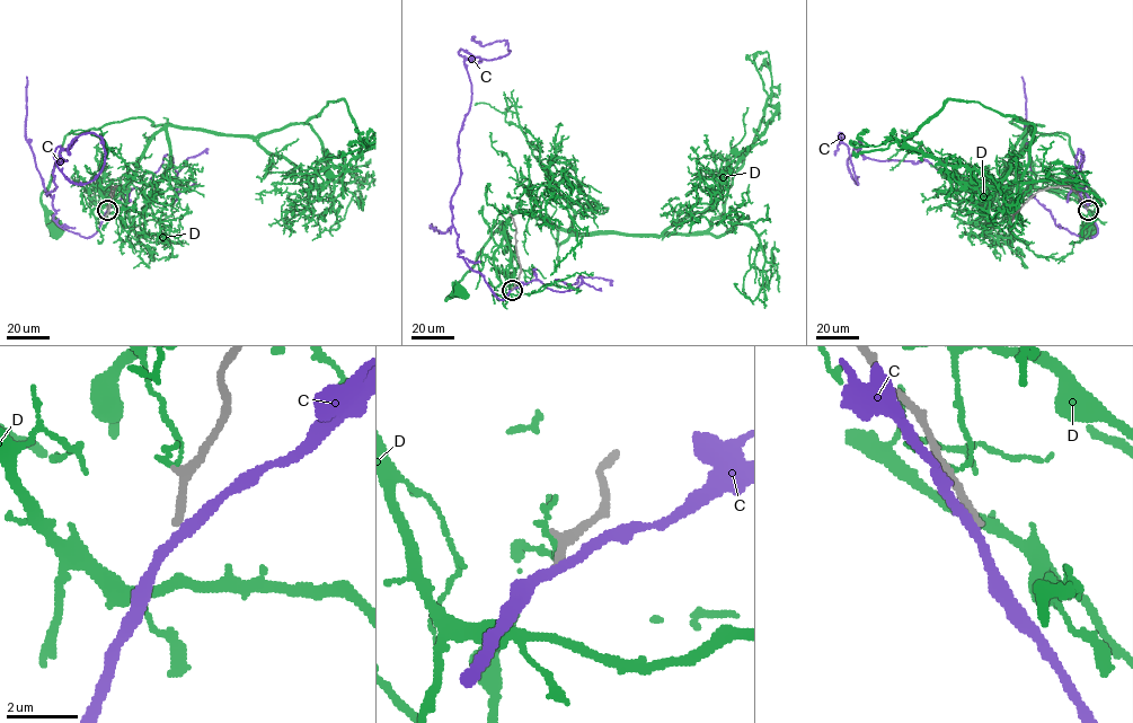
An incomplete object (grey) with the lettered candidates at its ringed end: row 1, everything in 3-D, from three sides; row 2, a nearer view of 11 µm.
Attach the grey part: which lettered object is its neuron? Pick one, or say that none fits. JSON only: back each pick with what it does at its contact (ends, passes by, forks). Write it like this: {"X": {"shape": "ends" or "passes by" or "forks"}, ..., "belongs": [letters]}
{"belongs": []}

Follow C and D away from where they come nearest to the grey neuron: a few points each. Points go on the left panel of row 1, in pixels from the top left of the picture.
C: (107, 209), (86, 238), (53, 218), (56, 148), (62, 174), (86, 184), (103, 142), (82, 134), (70, 155)
D: (107, 206), (100, 192), (108, 199), (122, 188), (164, 125), (132, 117), (69, 133), (41, 194), (54, 231)

